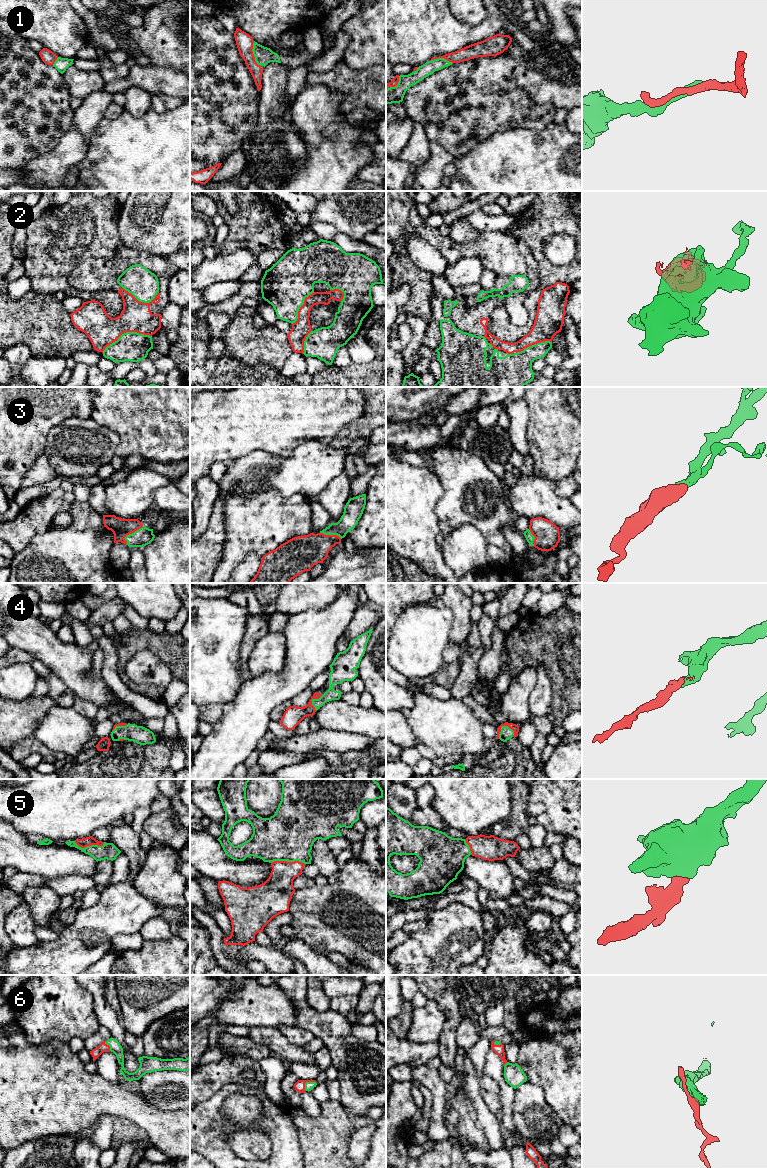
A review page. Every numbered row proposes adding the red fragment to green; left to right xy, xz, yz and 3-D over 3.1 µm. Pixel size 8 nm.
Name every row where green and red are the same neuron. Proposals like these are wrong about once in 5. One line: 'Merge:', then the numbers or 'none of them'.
Merge: 1, 3, 4, 5, 6

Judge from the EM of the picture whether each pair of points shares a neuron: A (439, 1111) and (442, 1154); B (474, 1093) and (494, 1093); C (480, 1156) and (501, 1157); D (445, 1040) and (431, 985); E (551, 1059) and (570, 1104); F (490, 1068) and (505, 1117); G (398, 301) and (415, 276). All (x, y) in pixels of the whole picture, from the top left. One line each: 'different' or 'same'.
A: different
B: different
C: same
D: same
E: same
F: same
G: different

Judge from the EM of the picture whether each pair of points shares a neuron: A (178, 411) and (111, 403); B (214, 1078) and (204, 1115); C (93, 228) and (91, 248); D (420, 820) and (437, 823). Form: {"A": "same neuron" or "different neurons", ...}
{"A": "same neuron", "B": "different neurons", "C": "same neuron", "D": "same neuron"}

